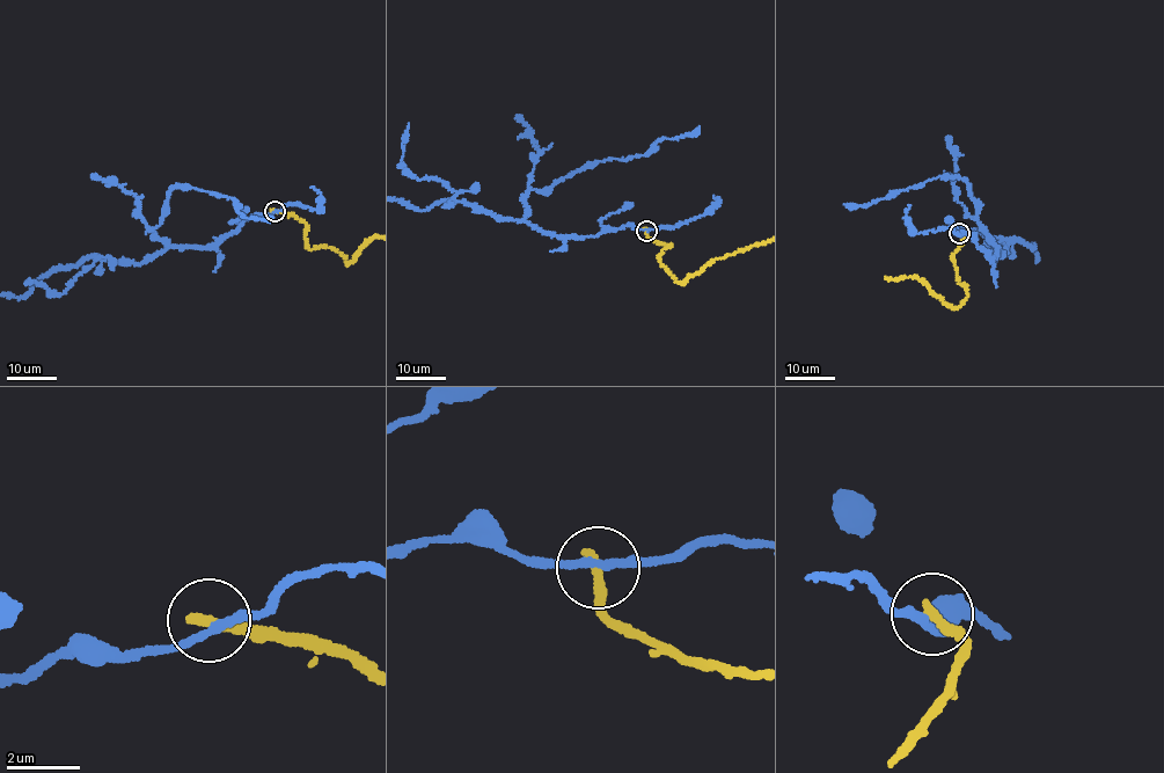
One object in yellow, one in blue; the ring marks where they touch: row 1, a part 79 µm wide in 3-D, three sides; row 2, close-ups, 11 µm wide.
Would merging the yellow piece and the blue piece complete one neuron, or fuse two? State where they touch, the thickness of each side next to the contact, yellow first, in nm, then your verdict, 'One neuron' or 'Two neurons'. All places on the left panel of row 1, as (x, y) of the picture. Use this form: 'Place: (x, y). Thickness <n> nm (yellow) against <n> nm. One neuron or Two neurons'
Place: (275, 211). Thickness 320 nm (yellow) against 220 nm. Two neurons

